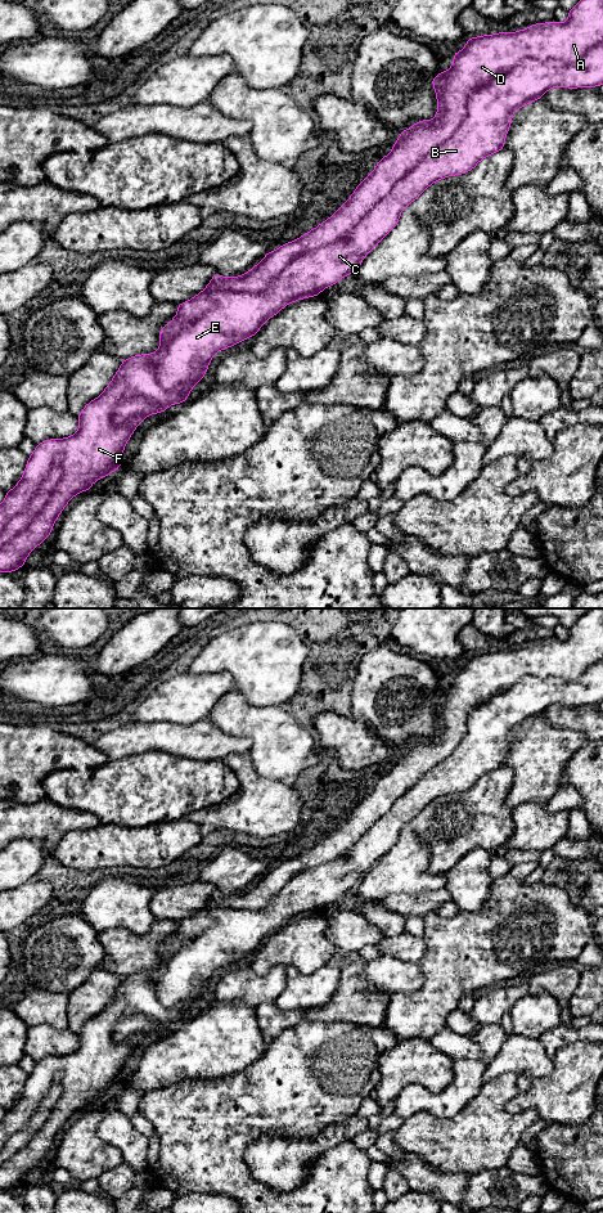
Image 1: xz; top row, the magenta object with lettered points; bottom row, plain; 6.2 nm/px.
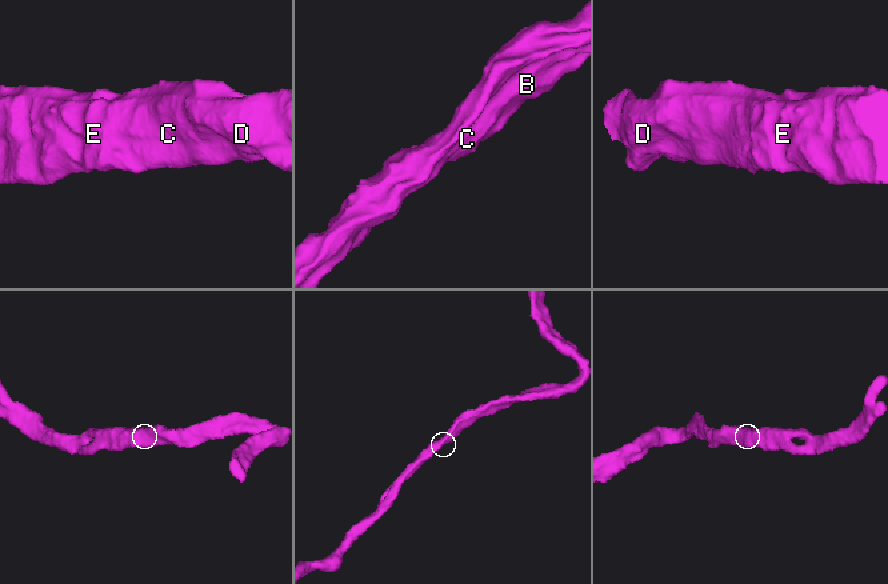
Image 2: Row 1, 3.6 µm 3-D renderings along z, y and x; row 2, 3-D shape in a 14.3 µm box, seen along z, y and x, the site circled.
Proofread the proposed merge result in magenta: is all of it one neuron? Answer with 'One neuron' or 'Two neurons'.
One neuron

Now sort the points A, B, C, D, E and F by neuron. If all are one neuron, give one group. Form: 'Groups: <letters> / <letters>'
Groups: A B C D E F

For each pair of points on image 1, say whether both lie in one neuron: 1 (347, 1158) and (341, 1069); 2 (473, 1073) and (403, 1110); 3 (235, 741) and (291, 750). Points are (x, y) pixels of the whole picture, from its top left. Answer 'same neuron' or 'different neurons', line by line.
1: same neuron
2: same neuron
3: different neurons

